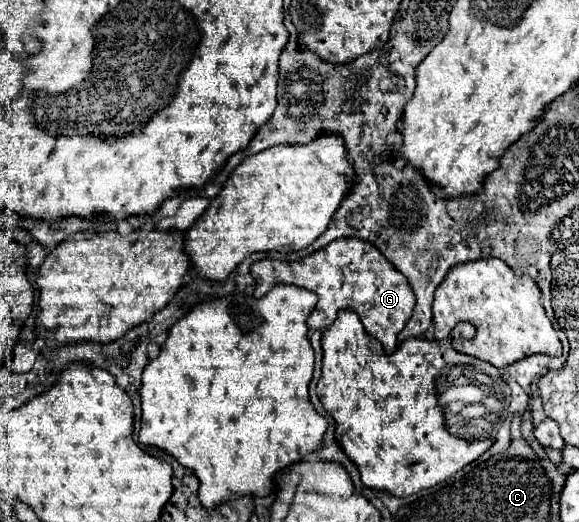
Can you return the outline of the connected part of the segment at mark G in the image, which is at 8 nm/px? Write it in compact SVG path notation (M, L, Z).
M356 238L334 240L326 248L296 262L280 262L272 258L258 260L252 264L250 274L256 280L254 298L262 298L268 290L280 284L292 284L314 292L318 296L318 306L308 318L308 326L314 330L328 328L336 320L338 310L356 312L366 334L380 340L386 354L396 350L398 334L406 326L414 308L414 292L408 280L372 244Z

